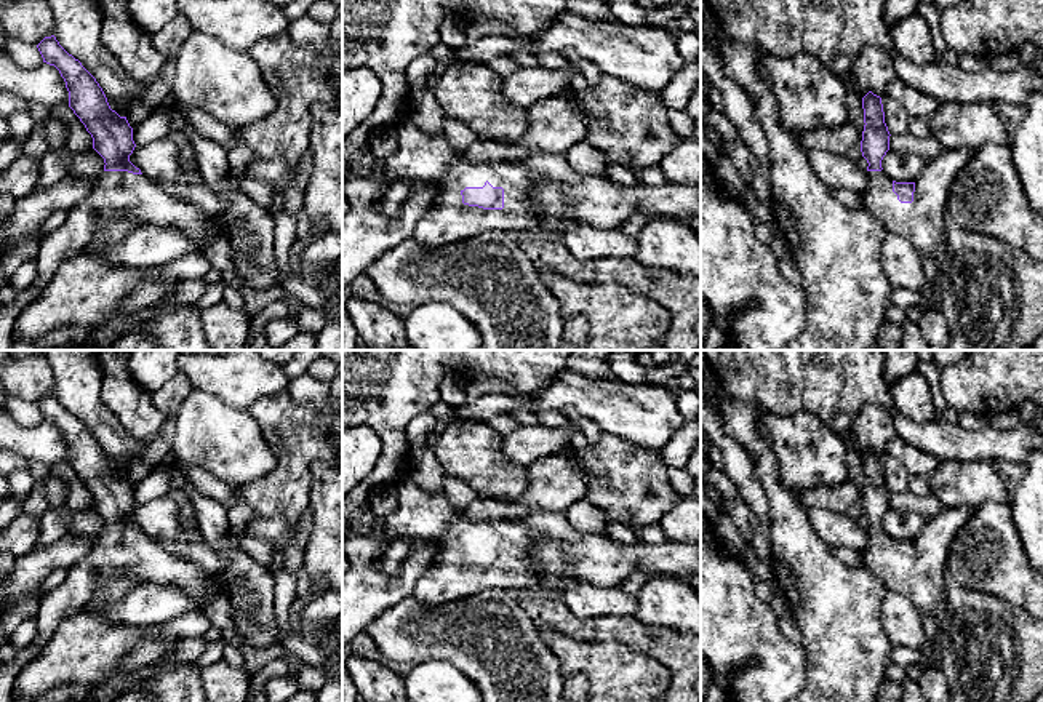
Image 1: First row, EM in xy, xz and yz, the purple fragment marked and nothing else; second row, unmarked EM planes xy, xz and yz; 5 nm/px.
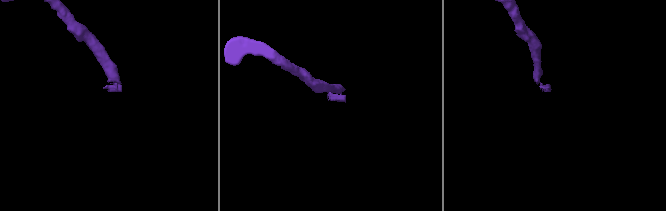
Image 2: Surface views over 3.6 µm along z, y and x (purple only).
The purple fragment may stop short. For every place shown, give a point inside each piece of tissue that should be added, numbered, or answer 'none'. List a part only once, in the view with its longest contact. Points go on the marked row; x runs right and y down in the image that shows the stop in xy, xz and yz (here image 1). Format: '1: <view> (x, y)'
1: xz (447, 221)

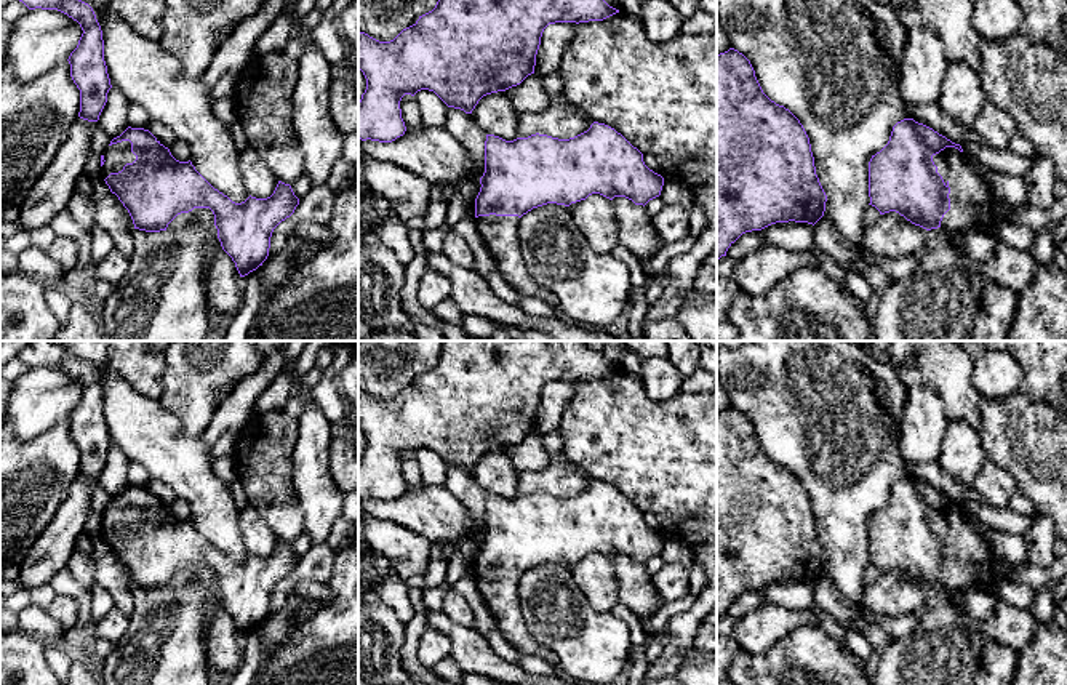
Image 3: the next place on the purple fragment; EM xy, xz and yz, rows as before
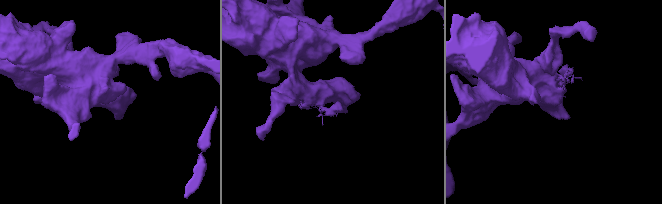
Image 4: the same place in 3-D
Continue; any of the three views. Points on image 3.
1: yz (973, 207)

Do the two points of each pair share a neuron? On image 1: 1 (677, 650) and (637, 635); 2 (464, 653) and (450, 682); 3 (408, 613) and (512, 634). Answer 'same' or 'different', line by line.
1: same
2: different
3: same

